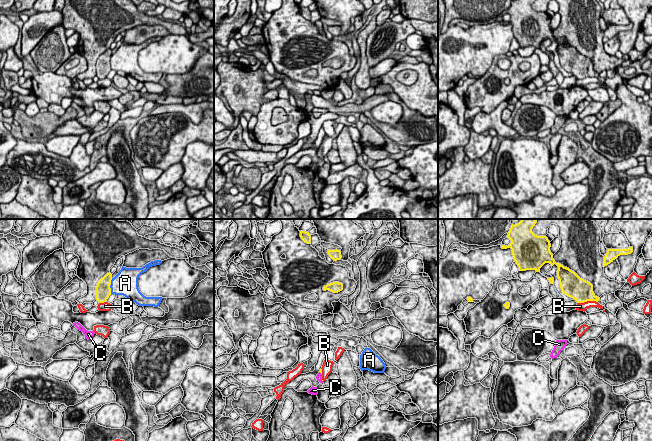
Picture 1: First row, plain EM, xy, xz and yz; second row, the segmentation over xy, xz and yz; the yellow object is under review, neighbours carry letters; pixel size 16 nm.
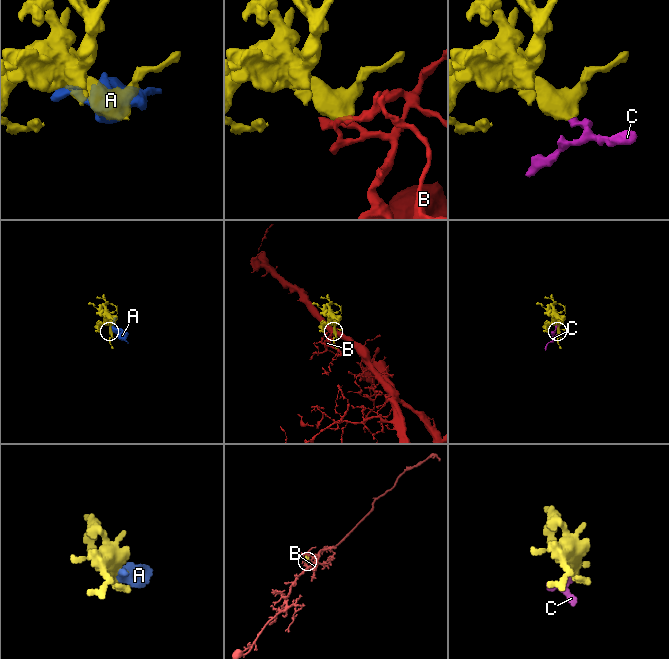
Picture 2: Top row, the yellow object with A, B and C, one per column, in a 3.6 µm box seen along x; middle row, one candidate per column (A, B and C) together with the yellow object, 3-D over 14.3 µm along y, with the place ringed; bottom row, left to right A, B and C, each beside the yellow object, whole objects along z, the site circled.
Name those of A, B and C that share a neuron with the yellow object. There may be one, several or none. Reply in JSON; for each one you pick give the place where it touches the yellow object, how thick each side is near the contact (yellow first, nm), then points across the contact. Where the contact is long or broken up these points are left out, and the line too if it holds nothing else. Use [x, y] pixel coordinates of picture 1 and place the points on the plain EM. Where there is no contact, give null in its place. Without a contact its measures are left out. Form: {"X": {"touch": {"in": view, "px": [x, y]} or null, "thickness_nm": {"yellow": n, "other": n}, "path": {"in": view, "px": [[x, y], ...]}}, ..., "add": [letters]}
{"C": {"touch": {"in": "xz", "px": [320, 148]}, "thickness_nm": {"yellow": 50, "other": 100}, "path": {"in": "xz", "px": [[320, 147], [320, 148], [319, 152]]}}, "add": ["C"]}

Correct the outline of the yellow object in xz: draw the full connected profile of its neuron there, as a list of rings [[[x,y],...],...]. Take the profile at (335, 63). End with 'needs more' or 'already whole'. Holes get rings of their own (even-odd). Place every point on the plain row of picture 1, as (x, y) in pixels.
[[[333,58],[324,62],[323,66],[324,67],[329,66],[333,69],[338,69],[343,66],[343,60],[339,58]]]; already whole

